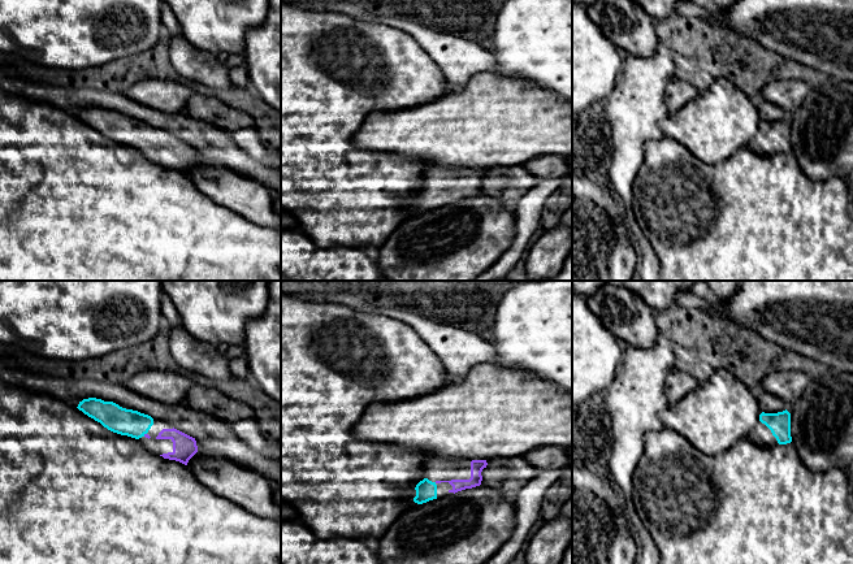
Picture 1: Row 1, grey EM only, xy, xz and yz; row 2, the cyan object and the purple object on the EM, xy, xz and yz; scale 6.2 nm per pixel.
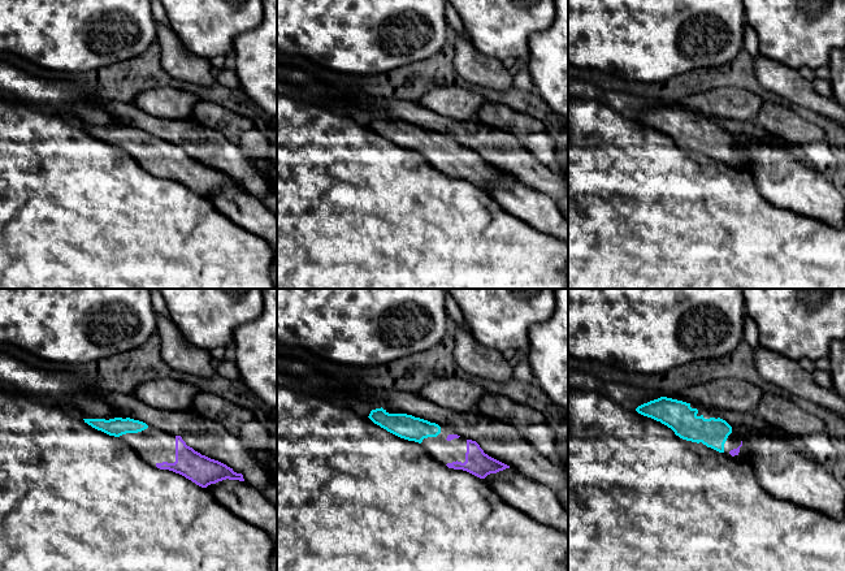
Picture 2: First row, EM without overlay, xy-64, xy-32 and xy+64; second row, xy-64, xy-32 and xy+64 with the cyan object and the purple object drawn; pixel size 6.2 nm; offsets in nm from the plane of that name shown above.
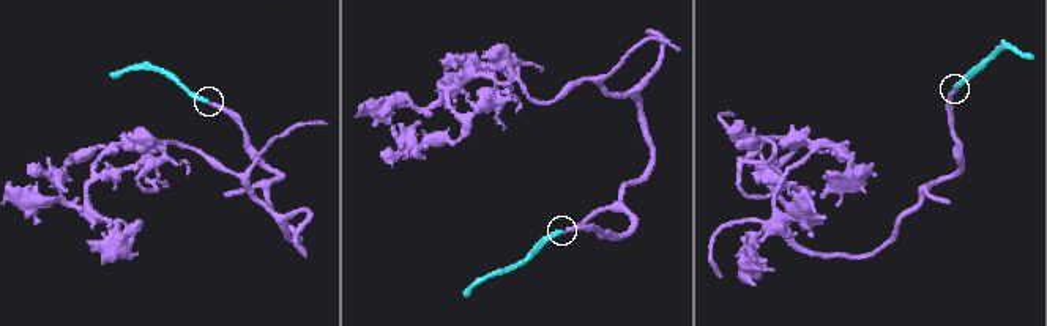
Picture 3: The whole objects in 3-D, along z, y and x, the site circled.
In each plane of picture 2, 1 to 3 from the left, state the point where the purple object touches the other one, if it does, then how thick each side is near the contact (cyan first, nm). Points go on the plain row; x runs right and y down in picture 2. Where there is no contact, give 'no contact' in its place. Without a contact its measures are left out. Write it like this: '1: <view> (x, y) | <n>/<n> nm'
1: no contact
2: no contact
3: no contact

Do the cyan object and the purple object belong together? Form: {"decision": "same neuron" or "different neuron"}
{"decision": "same neuron"}

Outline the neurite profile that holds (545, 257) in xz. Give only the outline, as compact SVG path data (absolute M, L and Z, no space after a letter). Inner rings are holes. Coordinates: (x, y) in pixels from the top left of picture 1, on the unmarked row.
M559 224L545 231L525 253L525 274L529 281L555 277L572 251L572 227Z

